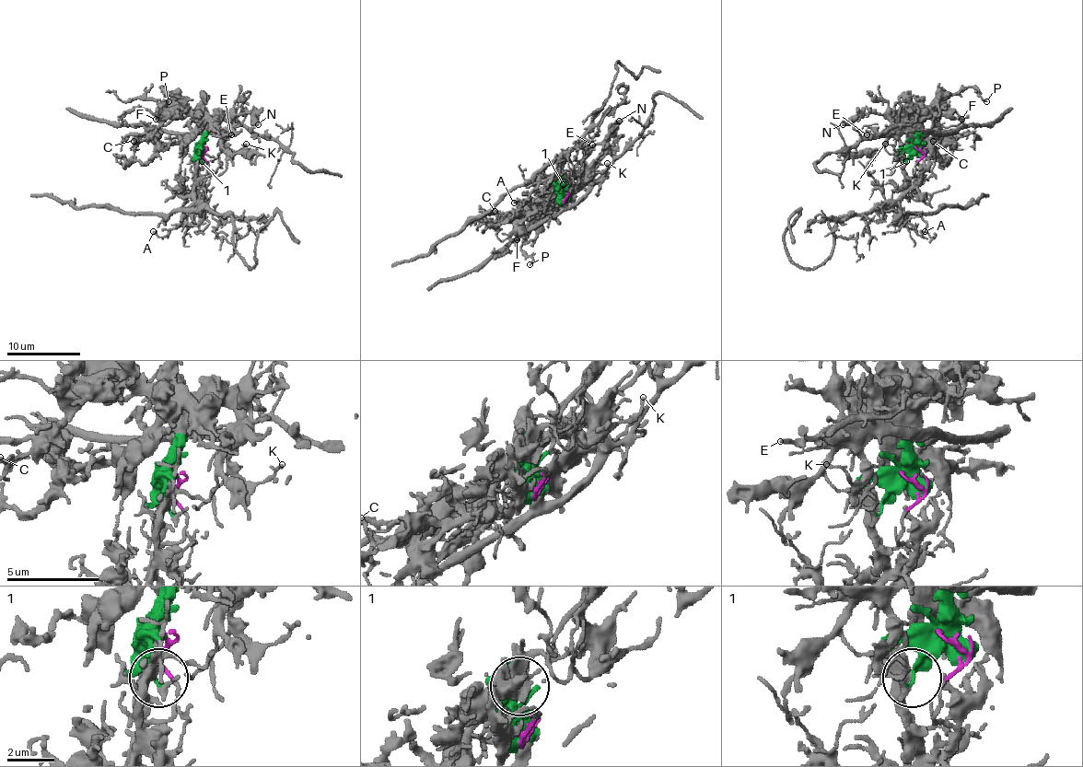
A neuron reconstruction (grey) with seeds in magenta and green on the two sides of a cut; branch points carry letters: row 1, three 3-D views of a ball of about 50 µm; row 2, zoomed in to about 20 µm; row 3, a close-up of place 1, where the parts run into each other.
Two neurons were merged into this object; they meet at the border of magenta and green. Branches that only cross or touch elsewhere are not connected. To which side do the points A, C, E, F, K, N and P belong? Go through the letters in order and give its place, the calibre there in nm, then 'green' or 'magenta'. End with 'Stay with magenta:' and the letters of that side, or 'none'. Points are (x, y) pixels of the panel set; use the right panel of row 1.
A: place (925, 231); calibre 150 nm; magenta
C: place (933, 141); calibre 160 nm; green
E: place (867, 134); calibre 190 nm; green
F: place (961, 119); calibre 160 nm; green
K: place (885, 144); calibre 90 nm; green
N: place (843, 124); calibre 440 nm; green
P: place (986, 101); calibre 130 nm; green
Stay with magenta: A

